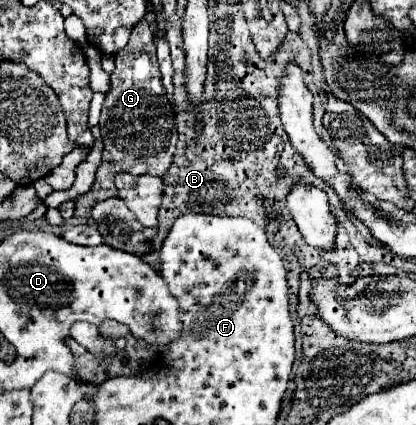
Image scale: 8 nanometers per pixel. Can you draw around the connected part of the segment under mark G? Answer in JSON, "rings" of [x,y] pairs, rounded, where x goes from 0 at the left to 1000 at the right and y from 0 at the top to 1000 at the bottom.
{"rings":[[[337,47],[313,80],[308,104],[274,127],[279,160],[264,174],[264,212],[255,221],[255,240],[245,249],[240,273],[240,315],[250,334],[245,381],[231,400],[226,438],[183,466],[183,508],[216,513],[221,475],[279,461],[274,409],[313,405],[313,409],[365,409],[394,414],[404,400],[423,334],[423,287],[418,259],[404,240],[399,207],[385,188],[385,165],[375,146],[375,108],[365,99],[365,71],[351,47]]]}

